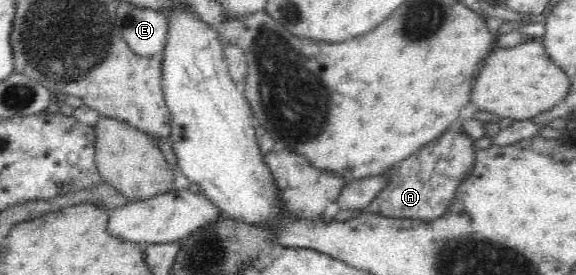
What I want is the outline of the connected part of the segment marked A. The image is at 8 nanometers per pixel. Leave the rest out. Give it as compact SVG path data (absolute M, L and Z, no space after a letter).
M455 127L424 145L385 173L387 185L368 207L369 212L385 217L413 218L431 221L441 217L453 203L455 191L465 180L475 161L474 139Z

